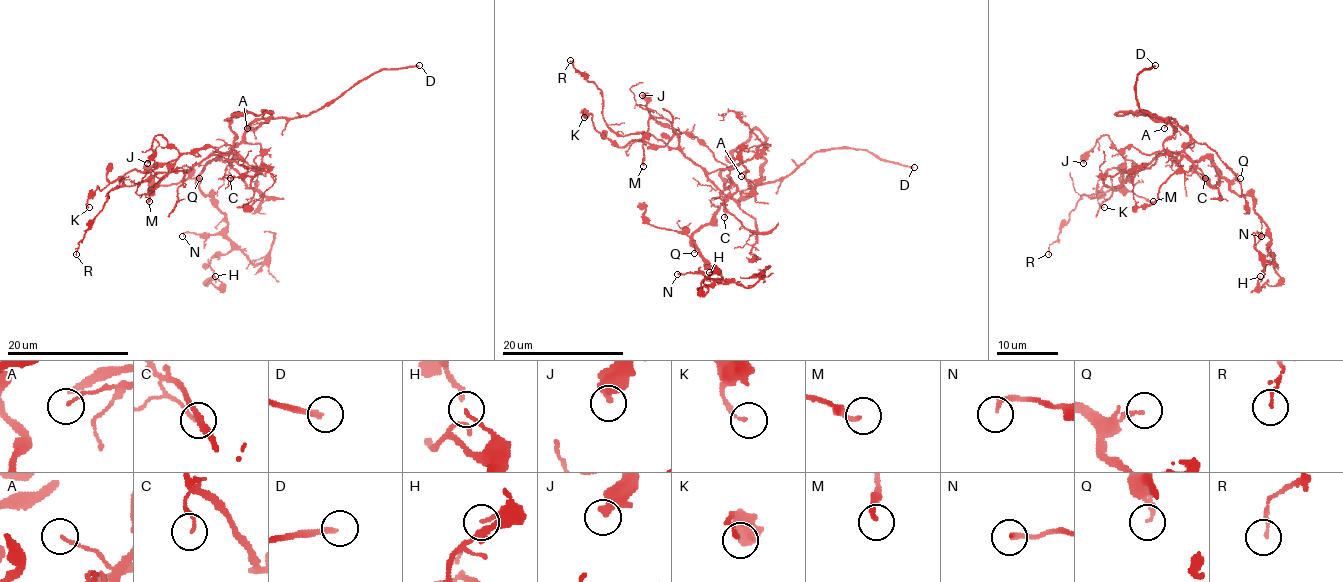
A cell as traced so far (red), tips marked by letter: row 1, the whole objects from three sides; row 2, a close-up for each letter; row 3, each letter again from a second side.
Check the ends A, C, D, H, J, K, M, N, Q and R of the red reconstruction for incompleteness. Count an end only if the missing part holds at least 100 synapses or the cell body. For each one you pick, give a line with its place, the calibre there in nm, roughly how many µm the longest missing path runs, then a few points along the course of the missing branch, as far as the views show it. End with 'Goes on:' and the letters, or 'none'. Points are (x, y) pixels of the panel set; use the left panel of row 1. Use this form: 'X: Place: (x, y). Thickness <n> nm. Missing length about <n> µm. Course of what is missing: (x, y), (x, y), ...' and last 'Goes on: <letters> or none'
D: Place: (419, 65). Thickness 220 nm. Missing length about 50 µm
Goes on: D

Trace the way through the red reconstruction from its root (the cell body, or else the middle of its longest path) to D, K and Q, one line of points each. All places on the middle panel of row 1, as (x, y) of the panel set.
D: (723, 193), (738, 202), (756, 184), (784, 179), (816, 152), (831, 149), (865, 149), (883, 159), (914, 167)
K: (723, 193), (729, 169), (695, 137), (617, 147), (584, 117)
Q: (723, 193), (723, 202), (714, 217), (692, 236), (694, 253)

